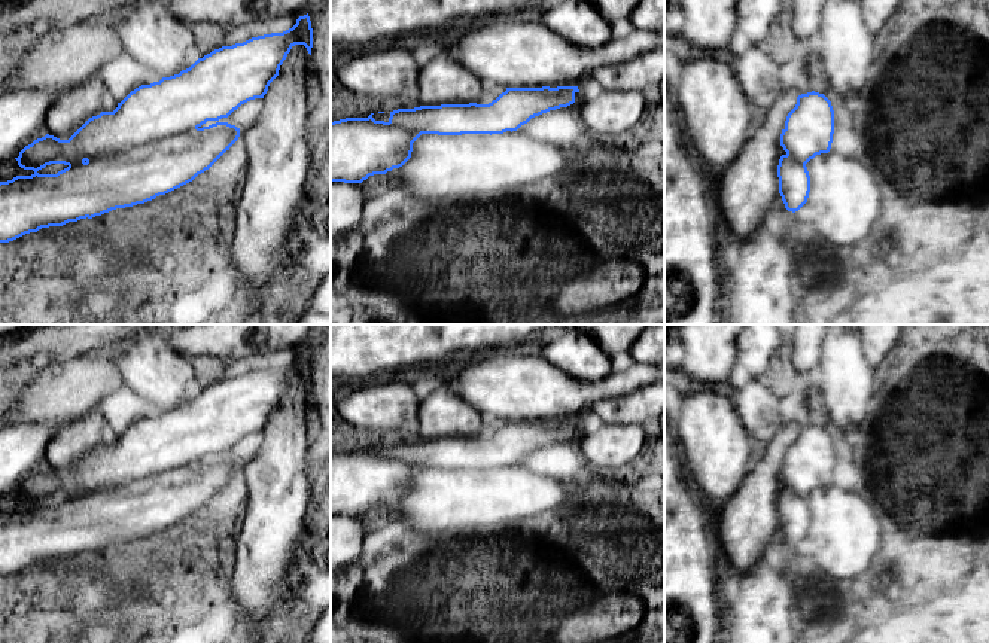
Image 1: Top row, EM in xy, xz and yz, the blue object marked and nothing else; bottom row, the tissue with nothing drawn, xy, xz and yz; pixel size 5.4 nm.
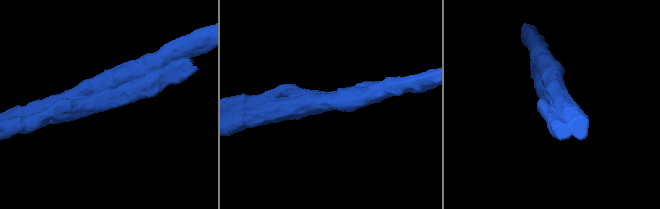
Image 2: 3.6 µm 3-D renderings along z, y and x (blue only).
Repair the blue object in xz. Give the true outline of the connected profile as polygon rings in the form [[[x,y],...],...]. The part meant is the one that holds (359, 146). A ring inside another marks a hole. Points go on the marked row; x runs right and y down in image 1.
[[[578,86],[506,88],[489,104],[441,104],[398,109],[387,122],[368,118],[346,118],[331,122],[331,182],[362,183],[369,176],[386,174],[402,167],[422,134],[503,134],[517,131],[532,118],[575,103]]]

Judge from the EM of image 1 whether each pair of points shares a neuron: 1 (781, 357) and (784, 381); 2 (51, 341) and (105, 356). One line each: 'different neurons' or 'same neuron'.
1: same neuron
2: same neuron

